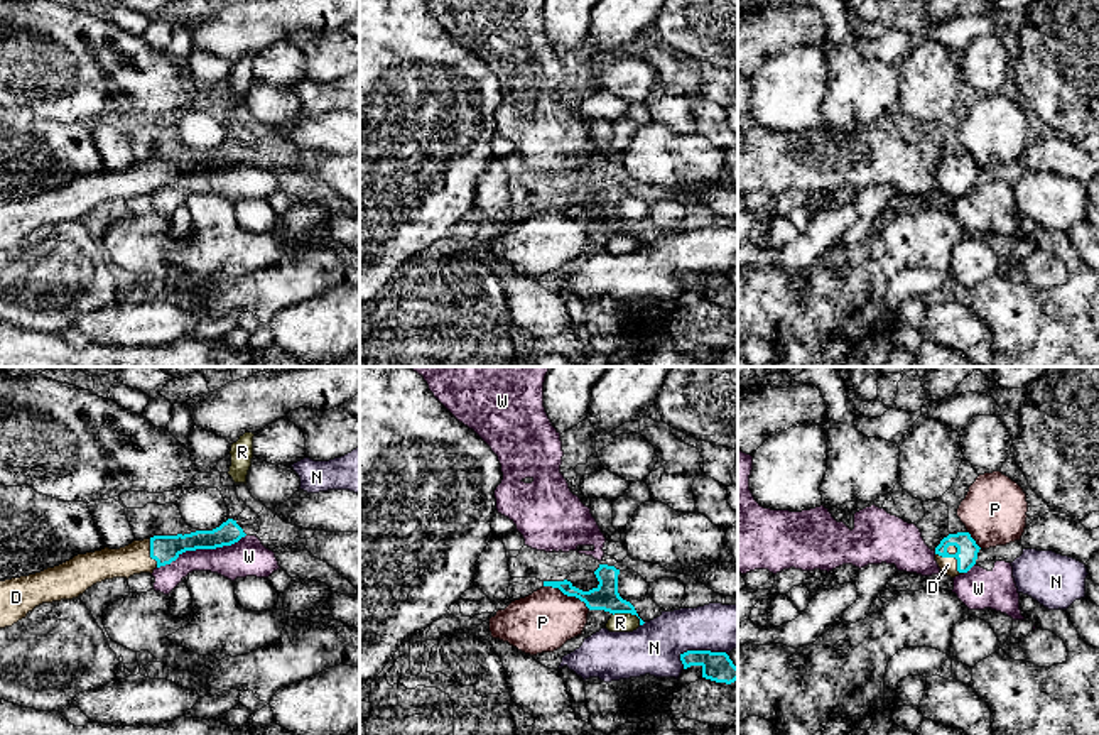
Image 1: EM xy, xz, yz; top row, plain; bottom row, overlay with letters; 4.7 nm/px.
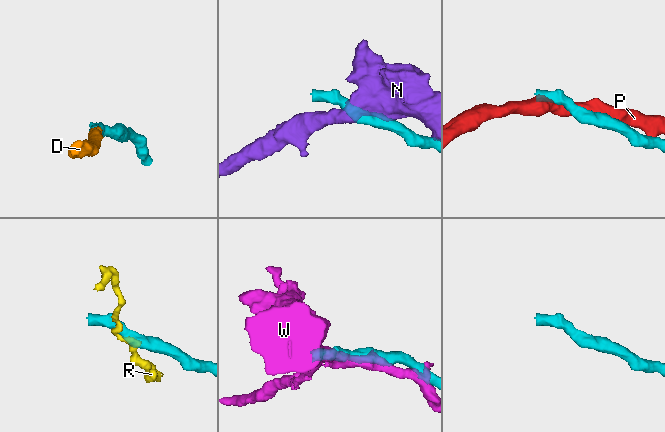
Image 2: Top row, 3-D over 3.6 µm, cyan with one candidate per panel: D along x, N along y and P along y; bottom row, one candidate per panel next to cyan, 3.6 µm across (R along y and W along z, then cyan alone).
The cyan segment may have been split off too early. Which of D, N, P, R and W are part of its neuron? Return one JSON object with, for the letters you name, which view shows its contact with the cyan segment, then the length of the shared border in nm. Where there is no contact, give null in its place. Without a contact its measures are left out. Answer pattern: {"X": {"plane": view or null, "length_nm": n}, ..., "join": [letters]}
{"D": {"plane": "yz", "length_nm": 170}, "join": ["D"]}

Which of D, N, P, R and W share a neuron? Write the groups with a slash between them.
D / N / P / R / W

